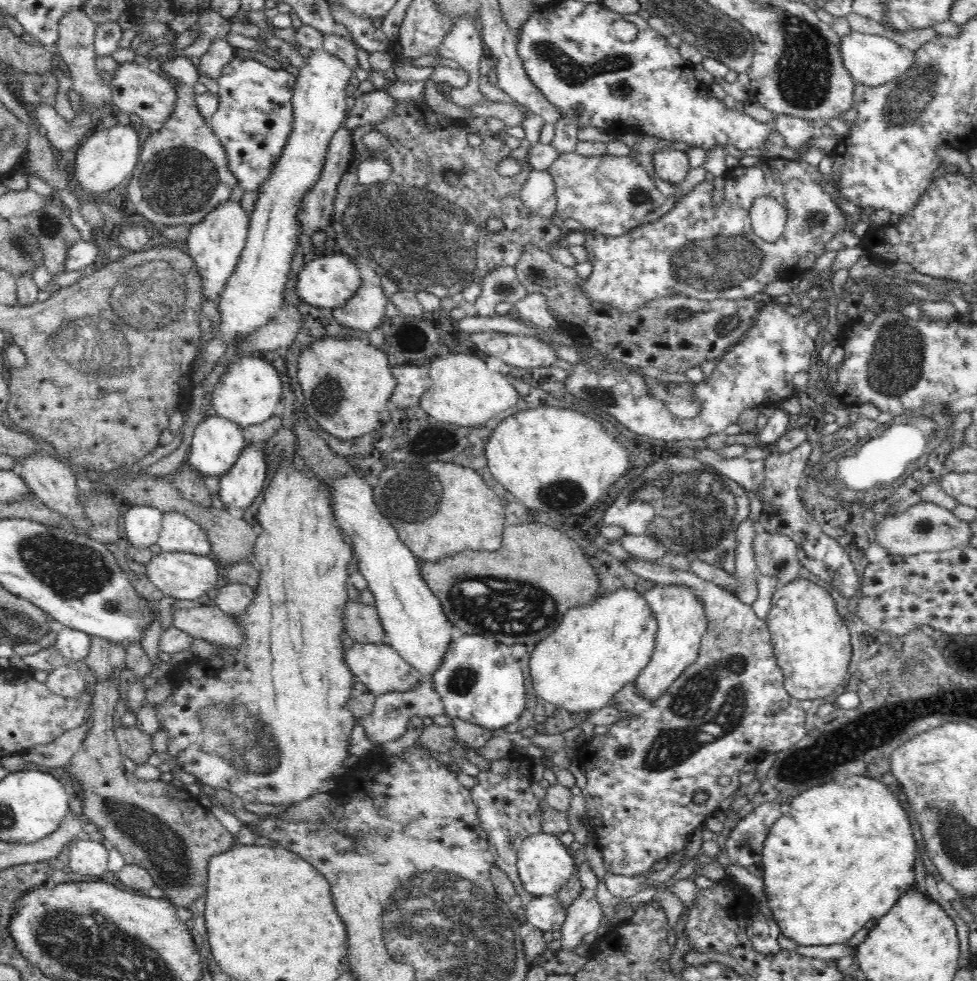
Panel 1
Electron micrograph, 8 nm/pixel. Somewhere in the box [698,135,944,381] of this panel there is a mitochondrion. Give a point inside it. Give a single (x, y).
(811, 222)

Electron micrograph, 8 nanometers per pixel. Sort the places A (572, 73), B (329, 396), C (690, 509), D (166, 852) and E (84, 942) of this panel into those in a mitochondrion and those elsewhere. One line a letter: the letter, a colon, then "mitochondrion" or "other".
A: mitochondrion
B: mitochondrion
C: mitochondrion
D: mitochondrion
E: mitochondrion

